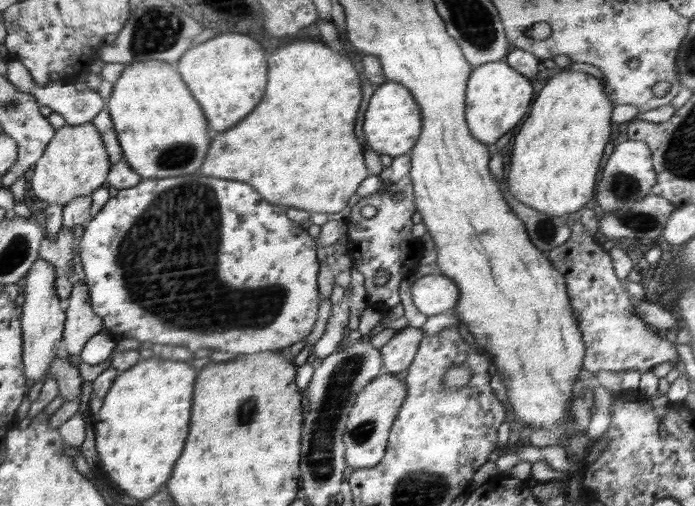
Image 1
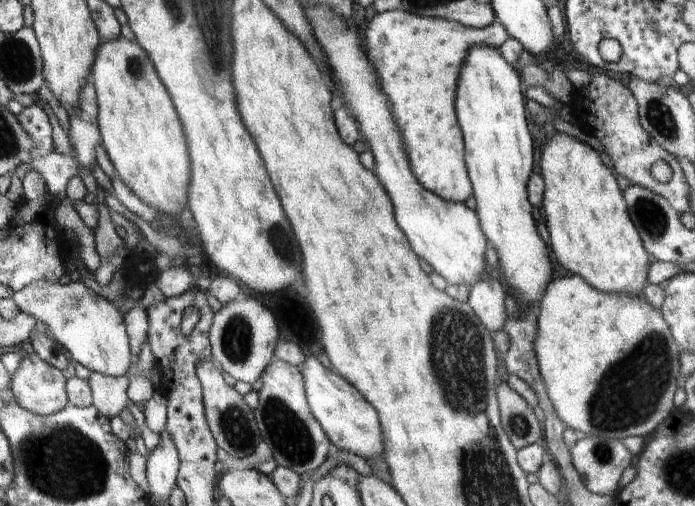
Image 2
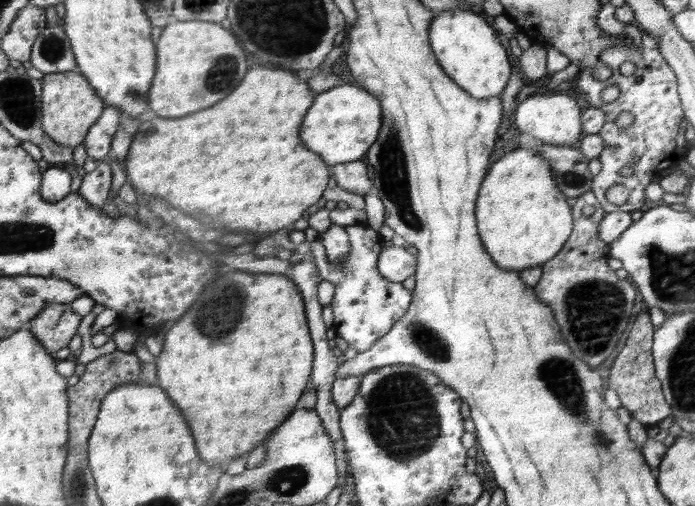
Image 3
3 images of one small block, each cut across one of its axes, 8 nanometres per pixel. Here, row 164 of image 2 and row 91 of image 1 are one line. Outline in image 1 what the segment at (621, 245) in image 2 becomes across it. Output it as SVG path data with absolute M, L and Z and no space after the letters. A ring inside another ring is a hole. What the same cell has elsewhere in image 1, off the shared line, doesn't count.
M569 69L550 76L530 112L514 140L508 190L538 212L576 213L594 196L596 174L612 134L612 102L598 78Z

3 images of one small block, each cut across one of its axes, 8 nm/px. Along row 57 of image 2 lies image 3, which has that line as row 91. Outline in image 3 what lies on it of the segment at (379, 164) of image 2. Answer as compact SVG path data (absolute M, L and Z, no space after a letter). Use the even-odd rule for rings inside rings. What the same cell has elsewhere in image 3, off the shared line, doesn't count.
M342 84L316 98L316 106L304 118L304 146L316 150L329 166L360 160L375 144L383 126L380 100L359 85Z

